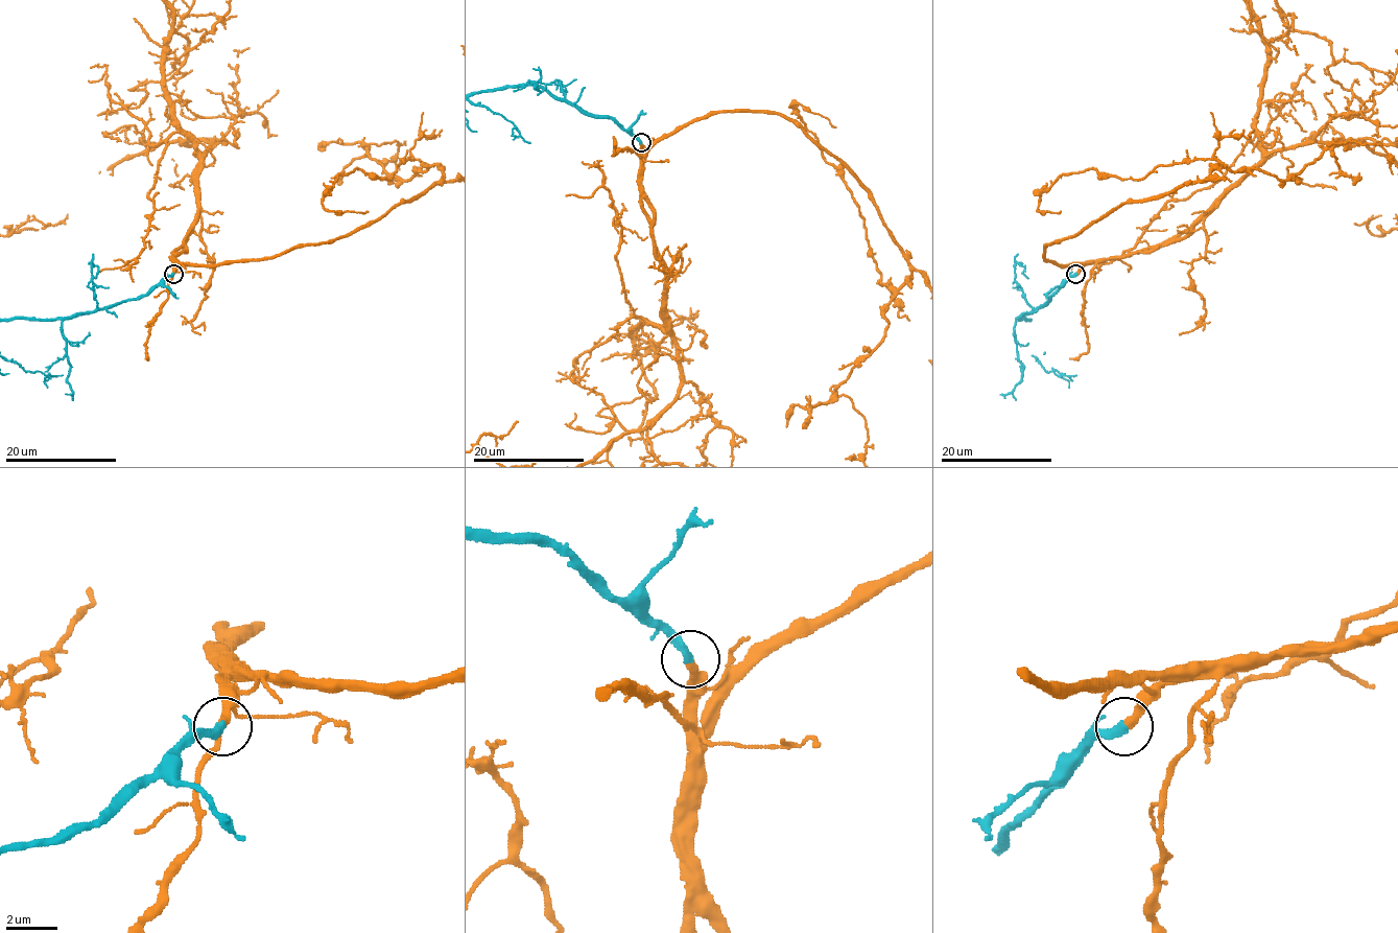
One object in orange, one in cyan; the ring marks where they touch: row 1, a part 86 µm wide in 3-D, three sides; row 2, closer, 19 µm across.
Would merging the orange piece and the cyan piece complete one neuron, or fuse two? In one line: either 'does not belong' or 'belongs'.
belongs

